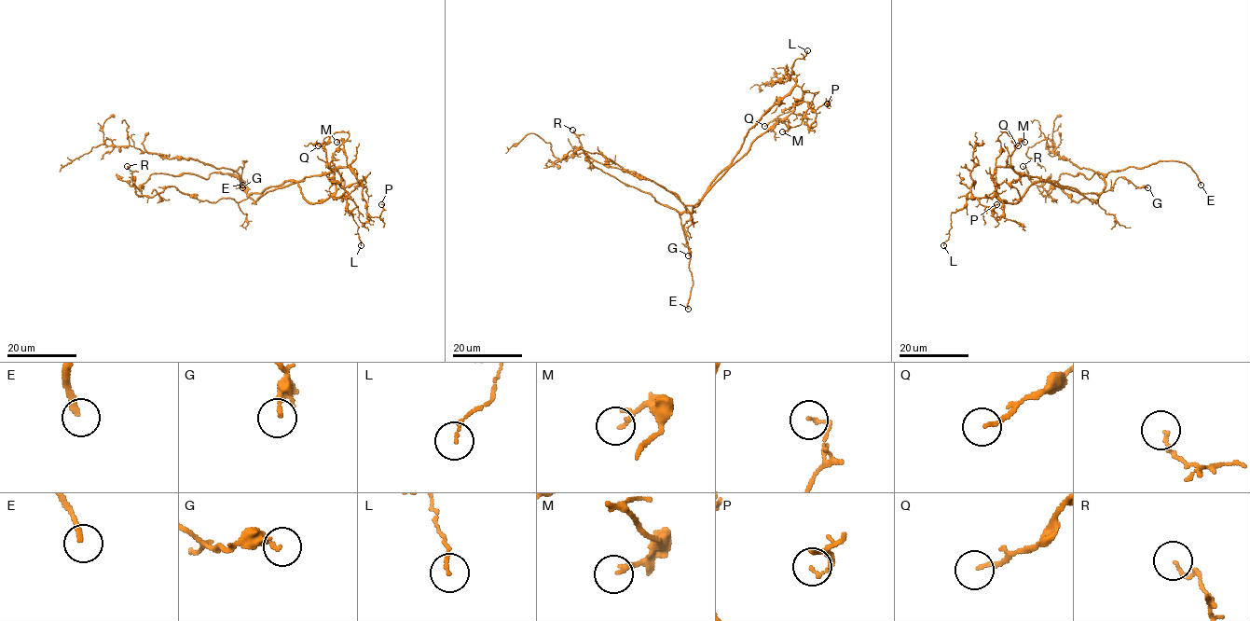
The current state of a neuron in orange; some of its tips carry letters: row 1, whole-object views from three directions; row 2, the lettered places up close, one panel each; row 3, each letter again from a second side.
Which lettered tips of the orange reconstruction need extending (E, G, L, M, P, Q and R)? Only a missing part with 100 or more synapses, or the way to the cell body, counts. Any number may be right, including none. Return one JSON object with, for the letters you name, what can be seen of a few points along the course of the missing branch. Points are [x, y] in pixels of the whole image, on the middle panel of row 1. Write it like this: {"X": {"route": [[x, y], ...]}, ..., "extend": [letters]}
{"E": {"route": [[688, 309], [695, 307], [695, 302], [684, 299], [673, 288]]}, "extend": ["E"]}

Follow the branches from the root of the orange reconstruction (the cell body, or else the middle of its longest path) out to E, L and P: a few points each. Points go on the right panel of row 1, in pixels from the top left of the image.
E: (1101, 193), (1105, 177), (1109, 172), (1131, 166), (1144, 167), (1159, 161), (1186, 163), (1201, 185)
L: (1101, 193), (1039, 181), (1008, 203), (969, 192), (966, 205), (951, 213), (943, 245)
P: (1101, 193), (1079, 194), (997, 166), (994, 181), (1003, 207), (1000, 217), (993, 215), (996, 204)

